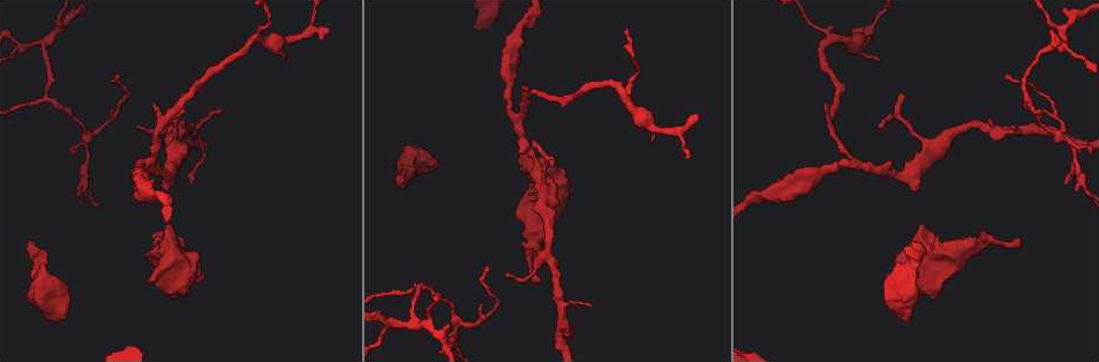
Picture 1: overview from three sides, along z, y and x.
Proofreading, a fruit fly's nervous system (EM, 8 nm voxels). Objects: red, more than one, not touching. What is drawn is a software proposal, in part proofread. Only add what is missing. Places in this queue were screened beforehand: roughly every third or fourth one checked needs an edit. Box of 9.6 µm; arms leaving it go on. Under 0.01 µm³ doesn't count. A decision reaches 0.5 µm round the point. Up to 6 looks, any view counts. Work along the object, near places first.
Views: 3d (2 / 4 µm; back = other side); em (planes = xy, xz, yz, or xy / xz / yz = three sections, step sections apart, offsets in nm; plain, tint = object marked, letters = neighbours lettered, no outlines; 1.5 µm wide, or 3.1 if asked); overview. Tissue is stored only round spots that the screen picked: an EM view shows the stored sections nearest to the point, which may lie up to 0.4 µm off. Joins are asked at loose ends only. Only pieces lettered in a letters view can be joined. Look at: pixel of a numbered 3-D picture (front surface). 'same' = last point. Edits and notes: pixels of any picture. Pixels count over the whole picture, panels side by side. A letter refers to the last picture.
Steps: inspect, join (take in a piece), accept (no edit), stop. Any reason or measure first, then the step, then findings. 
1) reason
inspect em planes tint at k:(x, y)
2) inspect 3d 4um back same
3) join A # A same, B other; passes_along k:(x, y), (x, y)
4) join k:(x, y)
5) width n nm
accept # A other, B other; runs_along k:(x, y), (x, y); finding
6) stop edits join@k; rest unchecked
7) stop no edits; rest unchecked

an open end
inspect em planes letters at 1:(540, 279)

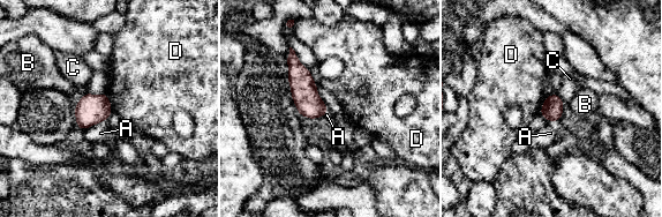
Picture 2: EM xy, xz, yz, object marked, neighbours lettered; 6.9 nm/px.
accept # A other, B other, C other, D other; border 2:(106, 92), (112, 111); no lettered piece goes on from it

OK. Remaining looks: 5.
free end
inspect em planes letters at 1:(687, 117)

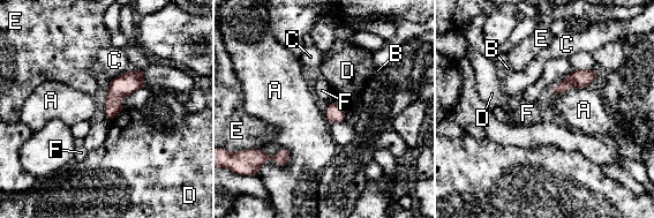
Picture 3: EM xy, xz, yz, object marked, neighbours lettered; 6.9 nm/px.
longest_contact A 240 nm
accept # A other, B other, C other, D other, E other, F other; none of them fits

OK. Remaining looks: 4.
an open end
inspect 3d 4um at 1:(523, 88)

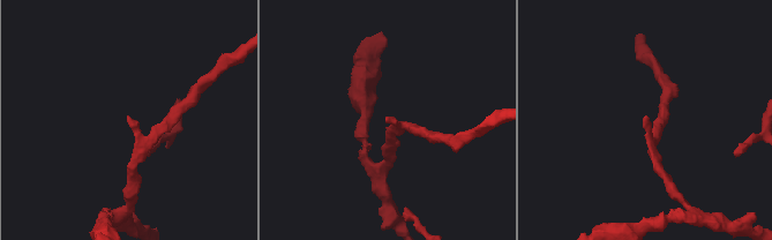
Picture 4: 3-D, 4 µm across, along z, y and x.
now the EM
inspect em yz step 4 tint at 4:(646, 118)

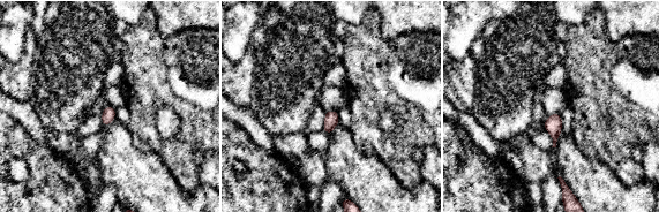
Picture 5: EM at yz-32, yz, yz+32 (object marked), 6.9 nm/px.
inspect em planes letters same

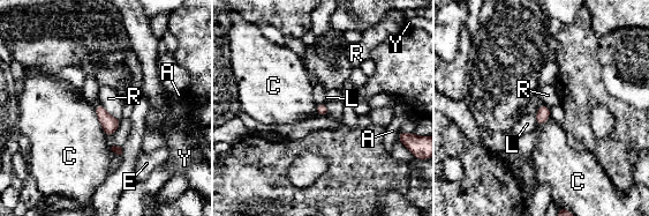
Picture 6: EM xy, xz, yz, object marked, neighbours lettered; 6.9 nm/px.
accept # A other, C other, E other, L other, R other, Y other; border 6:(99, 103), (120, 120); no lettered piece goes on from it

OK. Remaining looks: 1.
stop no edits; rest unchecked

